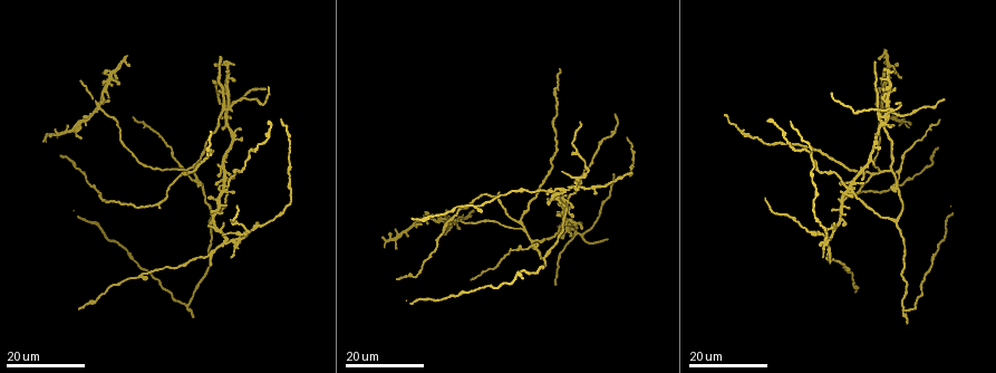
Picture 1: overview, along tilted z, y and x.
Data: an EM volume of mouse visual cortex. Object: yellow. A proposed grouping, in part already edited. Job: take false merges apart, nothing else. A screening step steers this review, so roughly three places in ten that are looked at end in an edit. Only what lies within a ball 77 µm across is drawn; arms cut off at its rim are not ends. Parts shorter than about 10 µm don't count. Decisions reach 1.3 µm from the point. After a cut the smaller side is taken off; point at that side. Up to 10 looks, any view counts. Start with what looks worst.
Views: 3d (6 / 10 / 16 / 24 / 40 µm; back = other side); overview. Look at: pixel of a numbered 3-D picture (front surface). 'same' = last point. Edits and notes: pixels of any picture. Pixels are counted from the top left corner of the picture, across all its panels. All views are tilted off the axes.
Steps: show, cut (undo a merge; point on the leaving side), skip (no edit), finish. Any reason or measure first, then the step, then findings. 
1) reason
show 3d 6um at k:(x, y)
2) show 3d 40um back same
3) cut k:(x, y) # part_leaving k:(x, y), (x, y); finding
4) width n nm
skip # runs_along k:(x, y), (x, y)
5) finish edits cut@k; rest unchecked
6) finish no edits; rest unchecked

thin arm on a thick one
show 3d 16um at 1:(220, 192)

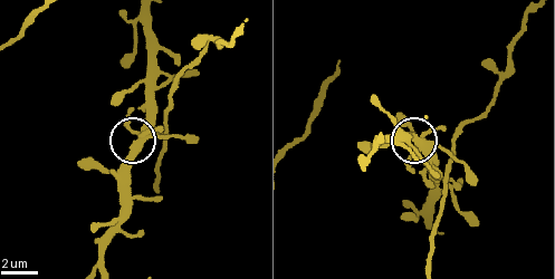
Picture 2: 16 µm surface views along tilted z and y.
zoom in
show 3d 10um at 2:(419, 148)

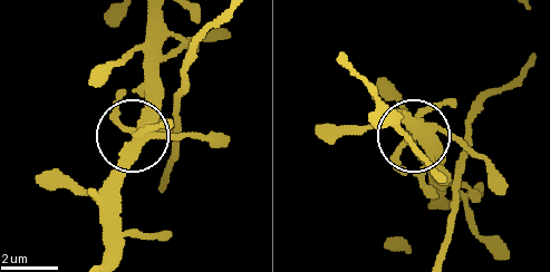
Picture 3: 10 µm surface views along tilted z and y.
skip # all the same cell

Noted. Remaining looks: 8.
a fork
show 3d 16um at 1:(522, 231)

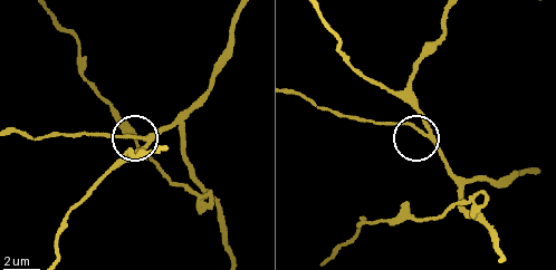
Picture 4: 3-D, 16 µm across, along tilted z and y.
show 3d 10um at 4:(141, 139)

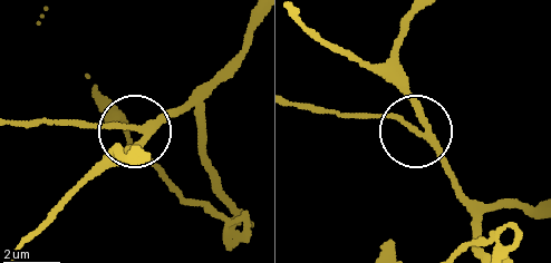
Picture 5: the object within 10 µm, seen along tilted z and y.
width 210 nm
skip # runs_along 5:(235, 204), (206, 155), (195, 111), (133, 127), (70, 123); continuous, no second cell

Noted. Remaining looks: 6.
thin arm on a thick one
show 3d 24um at 1:(226, 242)

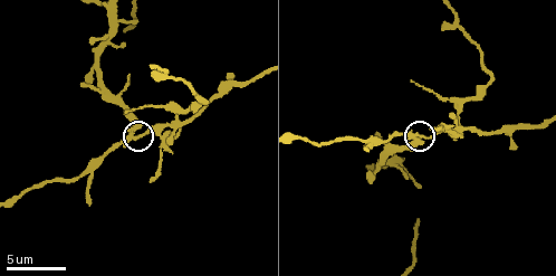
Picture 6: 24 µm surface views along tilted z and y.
closer look
show 3d 10um at 6:(132, 140)

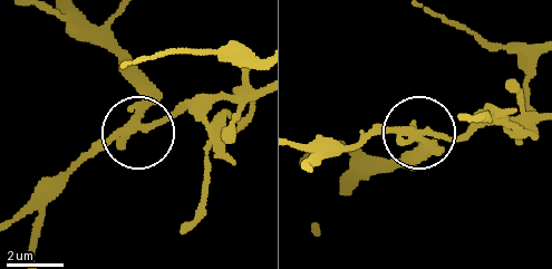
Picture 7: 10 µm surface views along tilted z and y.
arms 4
cut 7:(103, 142) # part_leaving 7:(139, 122), (230, 96), (259, 96); a second cell is stuck on

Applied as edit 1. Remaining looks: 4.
show overview

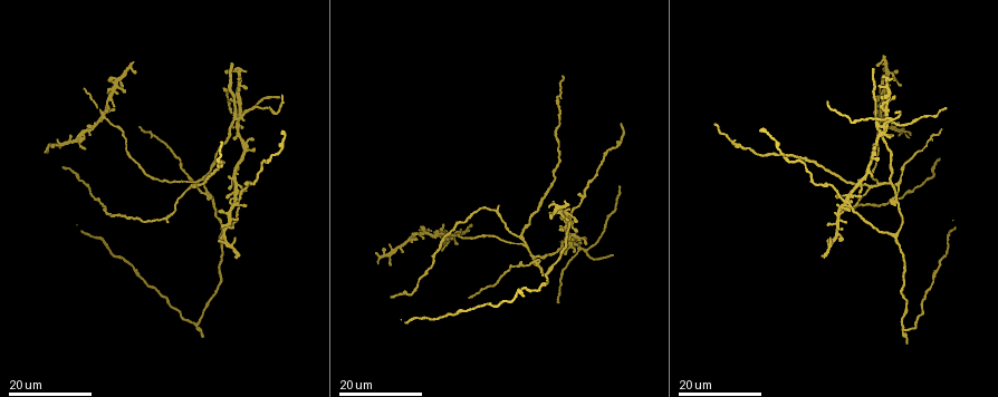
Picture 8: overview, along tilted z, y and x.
three-way junction
show 3d 24um at 8:(578, 248)

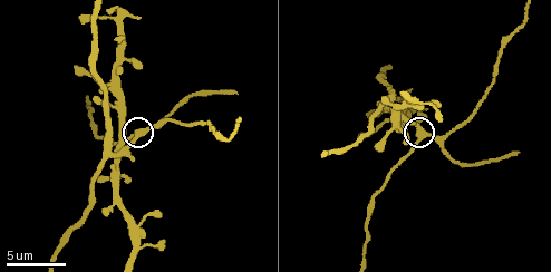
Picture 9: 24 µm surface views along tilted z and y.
zoom in
show 3d 10um at 9:(145, 131)

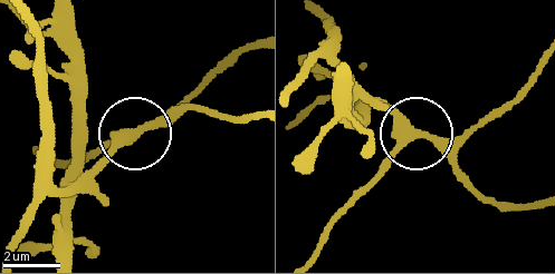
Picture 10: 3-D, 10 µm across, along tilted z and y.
show 3d 10um back at 10:(410, 135)

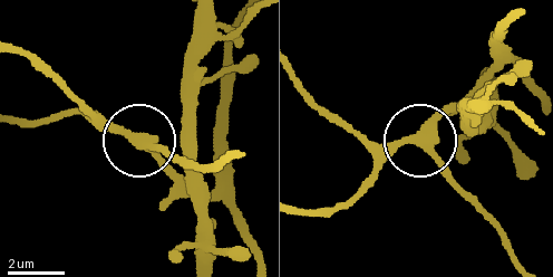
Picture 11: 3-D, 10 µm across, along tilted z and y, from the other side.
width 330 nm
skip # one cell here

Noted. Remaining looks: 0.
finish edits cut@7; rest unchecked

